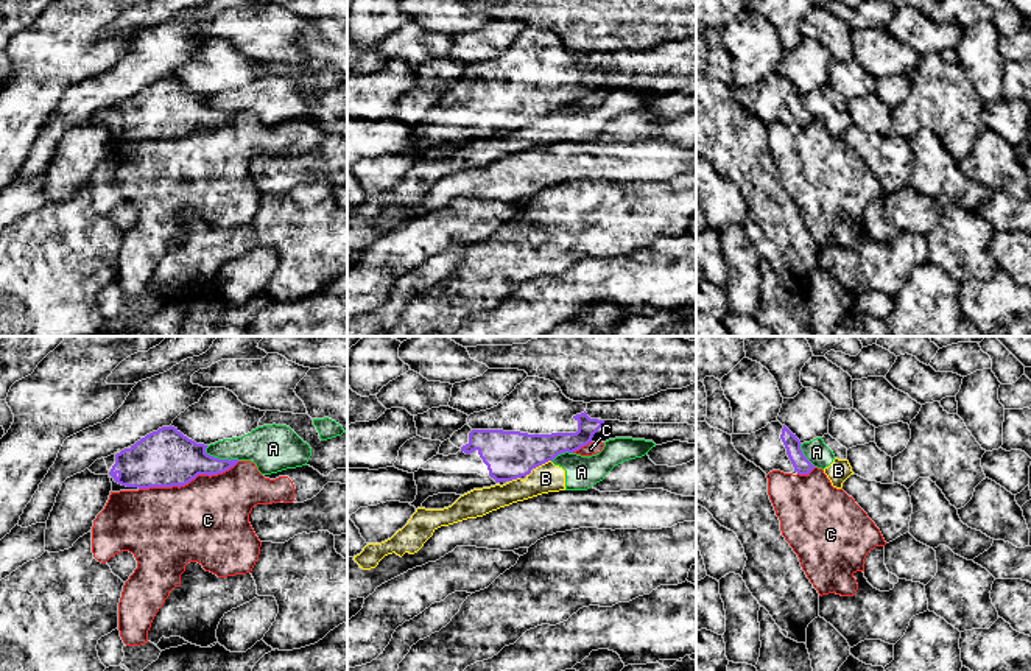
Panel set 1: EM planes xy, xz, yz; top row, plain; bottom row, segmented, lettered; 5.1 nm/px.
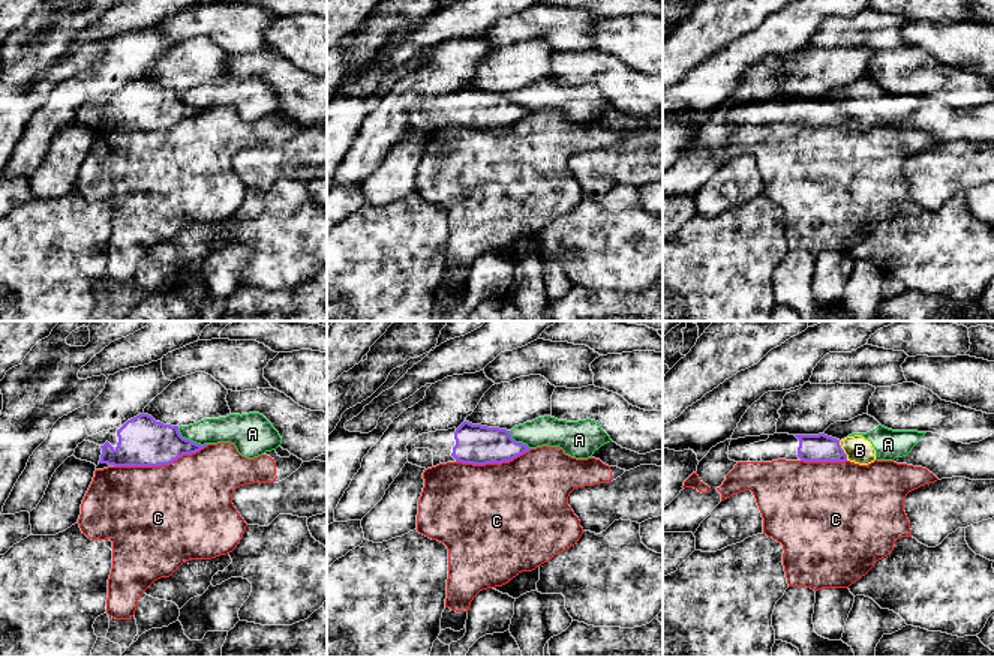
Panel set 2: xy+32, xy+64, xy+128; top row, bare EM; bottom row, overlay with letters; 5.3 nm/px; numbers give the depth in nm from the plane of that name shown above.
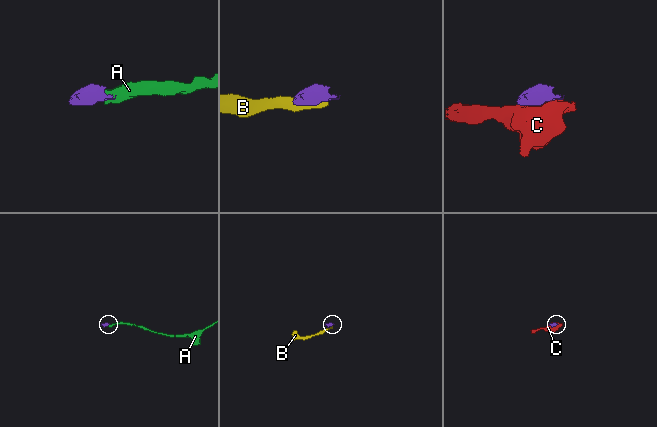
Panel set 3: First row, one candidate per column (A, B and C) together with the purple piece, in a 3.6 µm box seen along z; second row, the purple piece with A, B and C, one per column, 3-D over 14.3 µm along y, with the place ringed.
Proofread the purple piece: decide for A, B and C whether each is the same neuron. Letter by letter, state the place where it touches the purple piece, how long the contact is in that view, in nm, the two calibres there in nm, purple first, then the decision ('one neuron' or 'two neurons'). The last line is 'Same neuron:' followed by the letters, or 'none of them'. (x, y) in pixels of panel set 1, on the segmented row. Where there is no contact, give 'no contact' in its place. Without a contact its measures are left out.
A: contact xy (221, 460); length 190 nm; calibres 280 and 220 nm; two neurons
B: contact xz (538, 466); length 160 nm; calibres 260 and 150 nm; two neurons
C: contact xy (189, 481); length 550 nm; calibres 300 and 440 nm; two neurons
Same neuron: none of them

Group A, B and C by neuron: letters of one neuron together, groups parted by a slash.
A B / C

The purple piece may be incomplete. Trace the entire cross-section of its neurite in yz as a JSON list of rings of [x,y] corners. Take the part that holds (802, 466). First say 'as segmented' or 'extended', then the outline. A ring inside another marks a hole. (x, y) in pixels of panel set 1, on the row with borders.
extended; [[[779,420],[751,434],[730,436],[735,450],[766,475],[772,470],[808,475],[815,469],[804,456],[801,441]]]

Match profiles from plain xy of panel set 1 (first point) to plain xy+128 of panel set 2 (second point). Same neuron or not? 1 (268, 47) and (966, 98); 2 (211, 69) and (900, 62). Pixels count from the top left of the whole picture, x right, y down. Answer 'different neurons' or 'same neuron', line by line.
1: different neurons
2: different neurons

